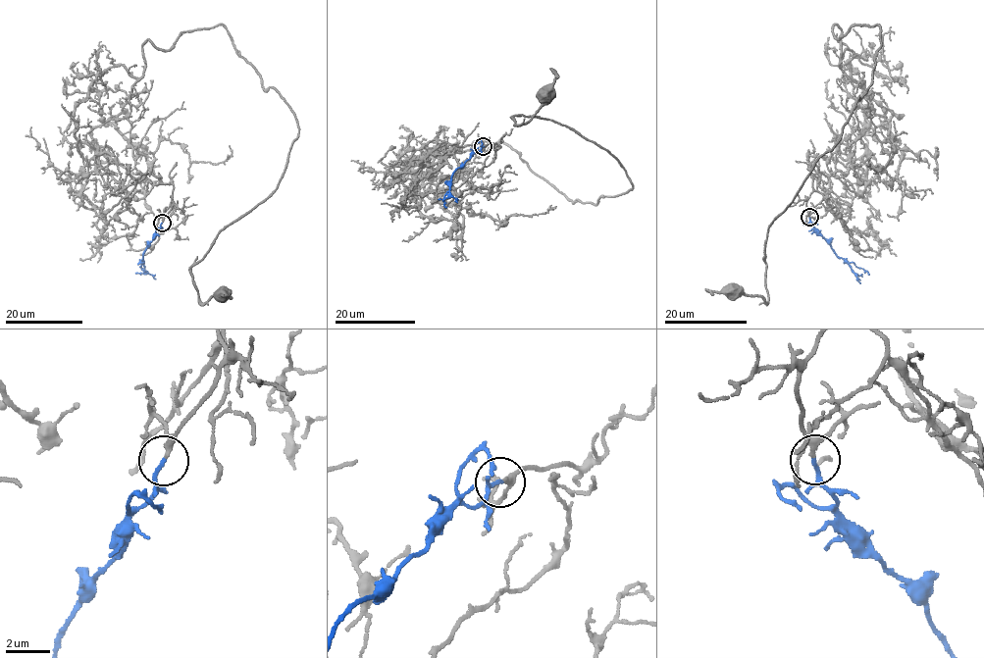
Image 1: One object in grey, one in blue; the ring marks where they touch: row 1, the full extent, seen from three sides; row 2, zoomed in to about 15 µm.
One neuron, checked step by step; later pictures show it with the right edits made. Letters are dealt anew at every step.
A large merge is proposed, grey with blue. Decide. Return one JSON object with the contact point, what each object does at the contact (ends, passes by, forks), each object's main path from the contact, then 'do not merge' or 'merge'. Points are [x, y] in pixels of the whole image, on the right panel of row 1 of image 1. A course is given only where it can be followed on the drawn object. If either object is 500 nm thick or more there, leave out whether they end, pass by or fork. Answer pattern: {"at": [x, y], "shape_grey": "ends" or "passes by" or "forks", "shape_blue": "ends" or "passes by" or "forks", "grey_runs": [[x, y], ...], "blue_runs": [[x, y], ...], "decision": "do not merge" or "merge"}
{"at": [809, 217], "shape_grey": "passes by", "shape_blue": "ends", "grey_runs": [[809, 216], [812, 166], [865, 152], [834, 26], [878, 25], [871, 84], [769, 227], [768, 303], [734, 292]], "blue_runs": [[809, 217], [814, 229], [825, 239], [835, 254], [869, 275]], "decision": "merge"}

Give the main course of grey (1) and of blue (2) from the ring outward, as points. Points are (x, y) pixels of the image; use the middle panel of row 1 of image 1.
1: (483, 146), (500, 147), (400, 172), (498, 141), (572, 203), (627, 193), (568, 127), (514, 124), (545, 96)
2: (483, 147), (453, 173), (449, 190), (444, 195), (446, 208)

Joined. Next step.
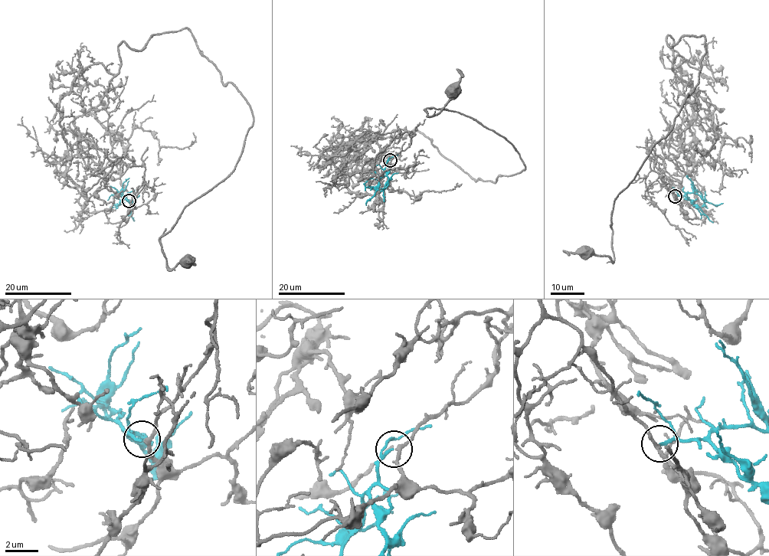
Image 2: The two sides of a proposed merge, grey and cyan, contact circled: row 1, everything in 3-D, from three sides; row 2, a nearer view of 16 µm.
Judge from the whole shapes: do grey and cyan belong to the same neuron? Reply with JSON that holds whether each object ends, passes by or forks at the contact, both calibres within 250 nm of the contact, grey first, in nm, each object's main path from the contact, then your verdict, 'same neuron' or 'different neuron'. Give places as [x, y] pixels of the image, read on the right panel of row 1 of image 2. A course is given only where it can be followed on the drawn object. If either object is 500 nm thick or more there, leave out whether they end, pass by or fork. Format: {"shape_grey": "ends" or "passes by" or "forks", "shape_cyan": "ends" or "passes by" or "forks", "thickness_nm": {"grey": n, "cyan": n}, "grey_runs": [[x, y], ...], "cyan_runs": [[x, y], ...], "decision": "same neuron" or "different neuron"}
{"shape_grey": "passes by", "shape_cyan": "ends", "thickness_nm": {"grey": 190, "cyan": 170}, "grey_runs": [[674, 196], [650, 150], [676, 156], [694, 112], [667, 37], [703, 36], [615, 199], [613, 261], [587, 253]], "cyan_runs": [[674, 196], [694, 193], [712, 204], [722, 203]], "decision": "same neuron"}

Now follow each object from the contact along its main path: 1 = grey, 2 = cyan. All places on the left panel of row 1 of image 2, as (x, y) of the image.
1: (129, 201), (145, 168), (96, 165), (59, 100), (187, 28), (253, 118), (160, 238), (187, 262)
2: (129, 201), (123, 195), (119, 204), (115, 205), (115, 203)

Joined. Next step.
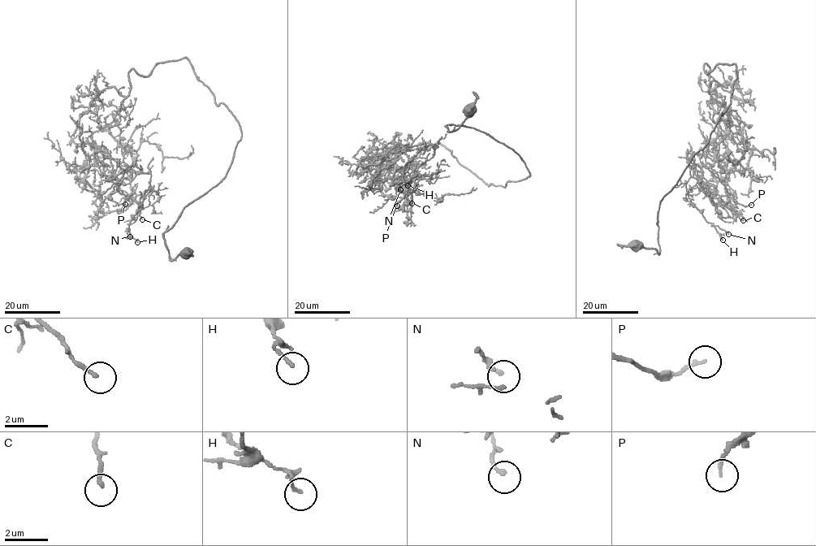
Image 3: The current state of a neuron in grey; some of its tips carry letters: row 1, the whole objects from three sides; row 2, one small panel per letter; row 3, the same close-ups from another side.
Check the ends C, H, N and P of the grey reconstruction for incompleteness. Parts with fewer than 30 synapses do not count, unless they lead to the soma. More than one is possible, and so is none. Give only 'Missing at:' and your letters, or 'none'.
Missing at: none

